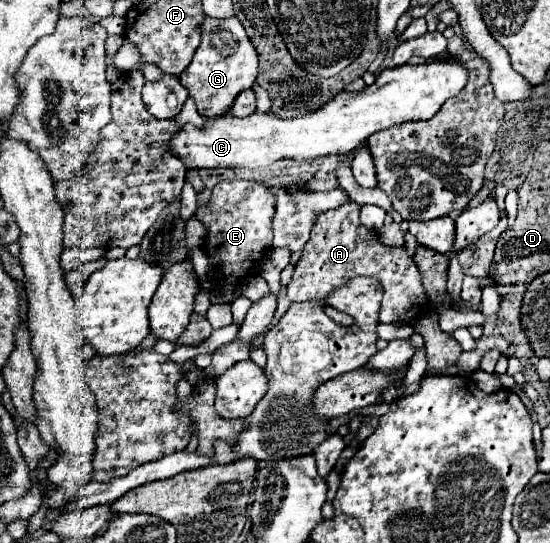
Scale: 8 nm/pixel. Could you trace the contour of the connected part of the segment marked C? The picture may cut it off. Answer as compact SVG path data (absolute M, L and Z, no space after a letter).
M435 60L417 66L399 66L383 70L375 84L361 92L341 92L317 112L297 118L275 118L269 114L251 114L235 118L231 114L209 120L203 128L183 124L171 138L171 150L187 168L265 168L281 158L313 160L319 156L345 154L363 144L371 134L409 120L429 120L441 104L457 96L467 84L467 68L461 60Z

